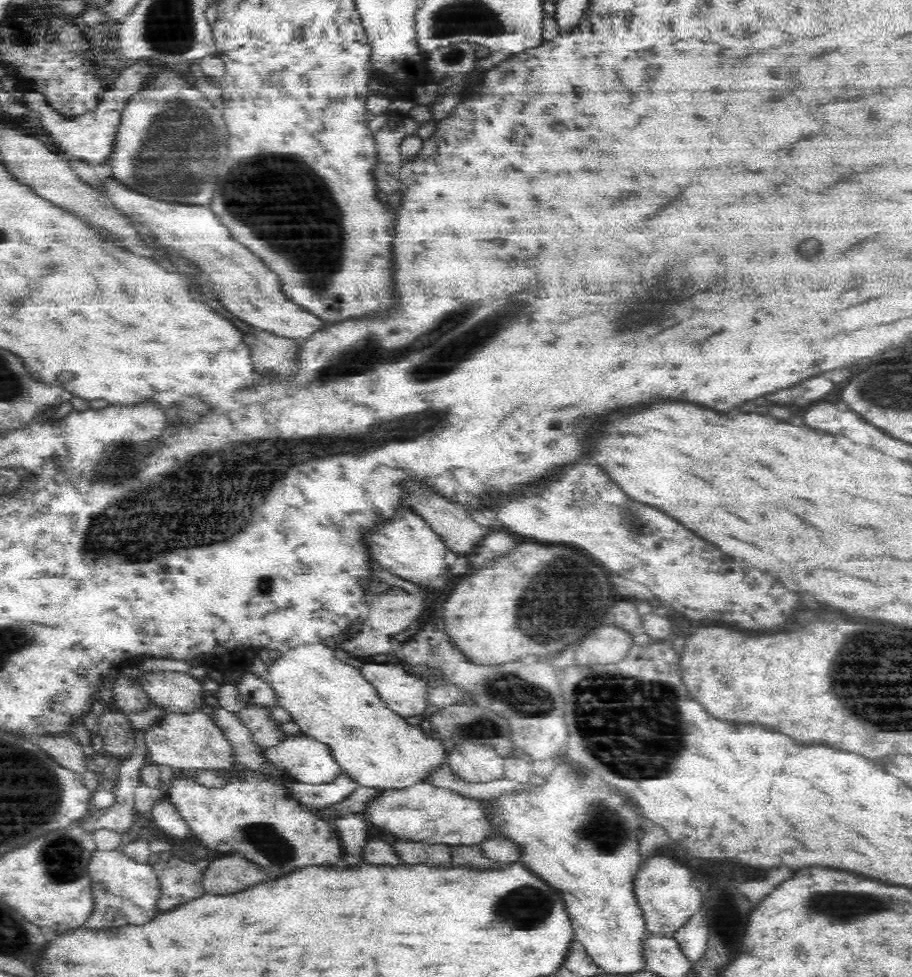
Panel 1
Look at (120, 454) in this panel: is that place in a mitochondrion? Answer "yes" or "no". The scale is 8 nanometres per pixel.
yes

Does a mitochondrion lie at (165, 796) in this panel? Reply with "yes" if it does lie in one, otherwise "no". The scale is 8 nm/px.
no

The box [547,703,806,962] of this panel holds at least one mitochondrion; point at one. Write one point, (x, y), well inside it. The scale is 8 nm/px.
(601, 826)

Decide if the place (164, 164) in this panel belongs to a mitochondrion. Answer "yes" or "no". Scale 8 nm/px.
yes

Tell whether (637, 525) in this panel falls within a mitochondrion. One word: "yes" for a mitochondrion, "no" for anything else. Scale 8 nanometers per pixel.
yes

